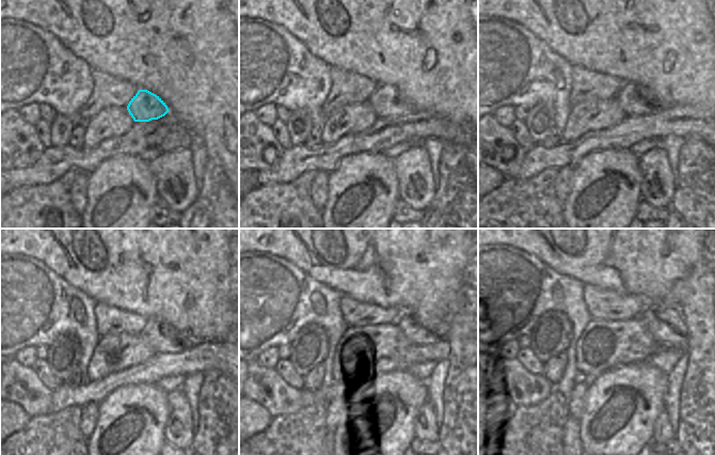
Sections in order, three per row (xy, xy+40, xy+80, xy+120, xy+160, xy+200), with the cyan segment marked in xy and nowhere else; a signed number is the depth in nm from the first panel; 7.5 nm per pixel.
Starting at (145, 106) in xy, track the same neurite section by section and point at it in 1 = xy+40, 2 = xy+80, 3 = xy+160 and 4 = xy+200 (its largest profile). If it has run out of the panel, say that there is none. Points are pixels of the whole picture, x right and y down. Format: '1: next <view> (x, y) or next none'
1: next xy+40 (386, 102)
2: next xy+80 (629, 97)
3: next xy+160 (417, 334)
4: next xy+200 (664, 334)

